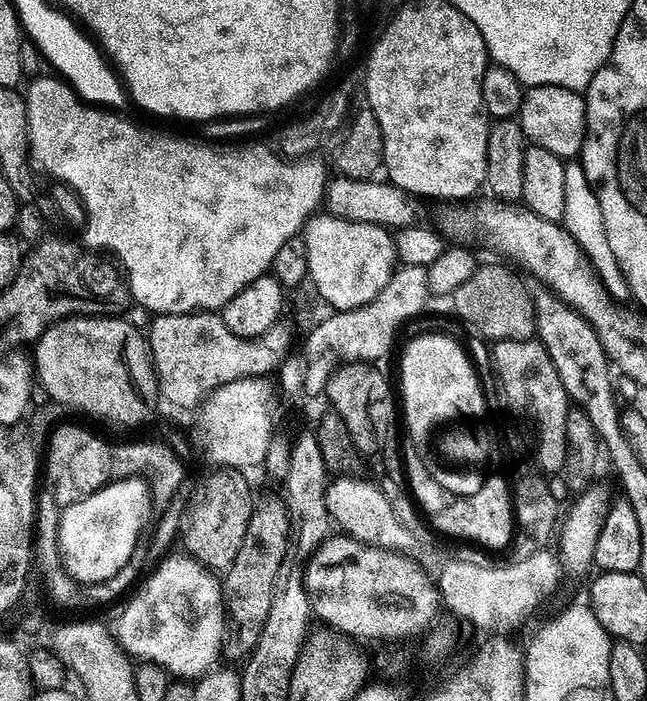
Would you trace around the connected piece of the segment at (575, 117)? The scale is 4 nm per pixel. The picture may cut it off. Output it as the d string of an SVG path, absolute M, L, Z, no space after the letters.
M534 84L525 91L522 98L522 106L518 113L518 119L524 139L529 145L550 150L550 154L561 158L579 157L582 146L584 145L584 135L586 134L586 106L584 98L580 92L570 90L566 86L550 86L549 84Z

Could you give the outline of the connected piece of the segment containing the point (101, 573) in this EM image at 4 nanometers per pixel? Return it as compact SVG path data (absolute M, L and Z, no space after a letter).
M138 478L113 480L105 488L99 488L85 500L63 505L60 525L57 530L60 561L72 579L85 586L94 586L103 580L112 582L129 567L128 559L136 548L140 527L144 524L144 507L148 504L148 494Z

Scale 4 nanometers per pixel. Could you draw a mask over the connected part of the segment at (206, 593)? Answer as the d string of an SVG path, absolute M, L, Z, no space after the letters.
M189 554L179 555L165 555L155 565L157 568L149 574L148 581L144 585L141 583L131 593L133 596L129 598L124 613L117 618L116 624L114 623L114 635L129 657L161 664L176 678L199 678L217 663L215 660L220 656L220 647L224 644L226 608L222 603L222 584L217 573L200 564Z

